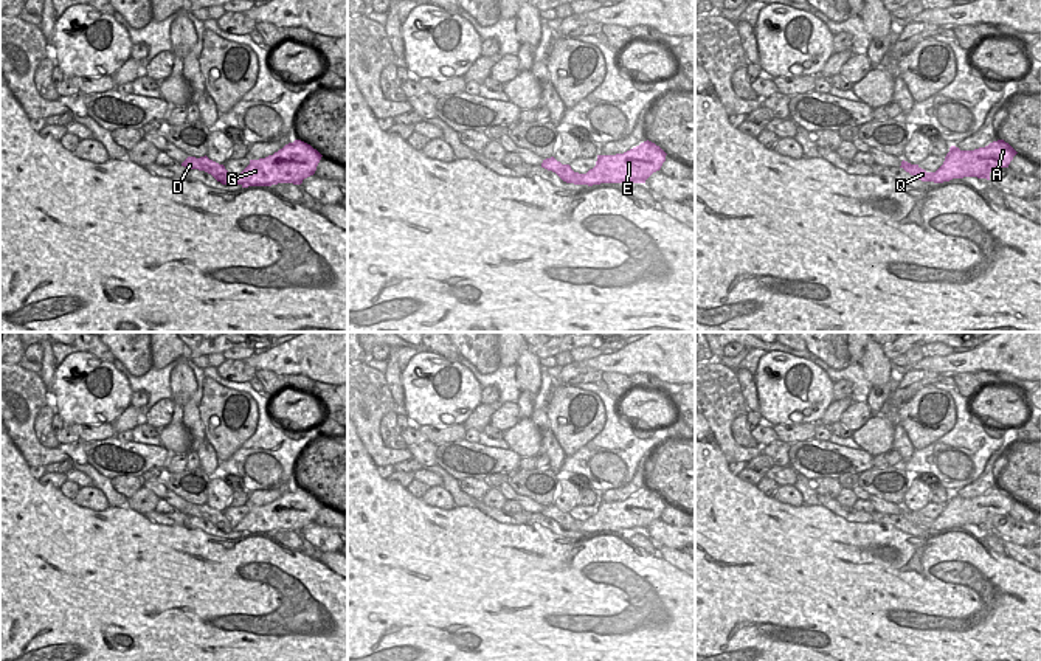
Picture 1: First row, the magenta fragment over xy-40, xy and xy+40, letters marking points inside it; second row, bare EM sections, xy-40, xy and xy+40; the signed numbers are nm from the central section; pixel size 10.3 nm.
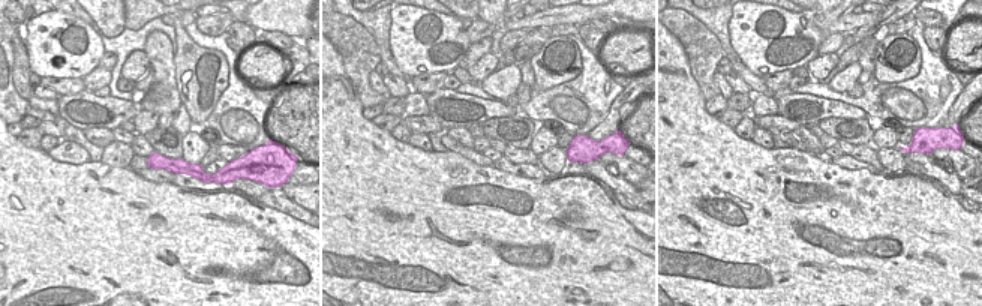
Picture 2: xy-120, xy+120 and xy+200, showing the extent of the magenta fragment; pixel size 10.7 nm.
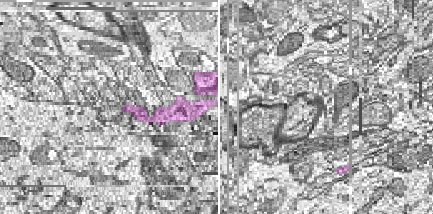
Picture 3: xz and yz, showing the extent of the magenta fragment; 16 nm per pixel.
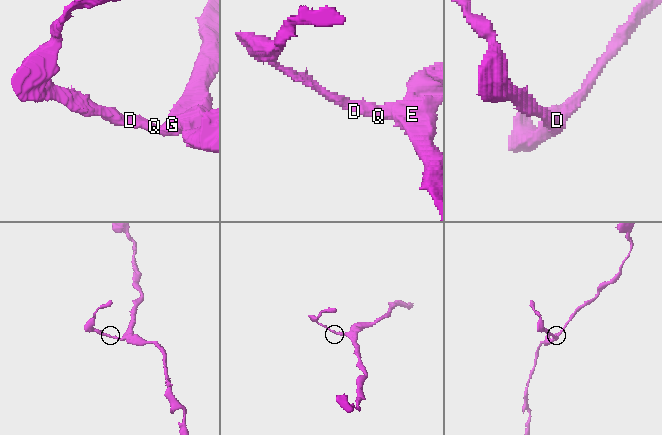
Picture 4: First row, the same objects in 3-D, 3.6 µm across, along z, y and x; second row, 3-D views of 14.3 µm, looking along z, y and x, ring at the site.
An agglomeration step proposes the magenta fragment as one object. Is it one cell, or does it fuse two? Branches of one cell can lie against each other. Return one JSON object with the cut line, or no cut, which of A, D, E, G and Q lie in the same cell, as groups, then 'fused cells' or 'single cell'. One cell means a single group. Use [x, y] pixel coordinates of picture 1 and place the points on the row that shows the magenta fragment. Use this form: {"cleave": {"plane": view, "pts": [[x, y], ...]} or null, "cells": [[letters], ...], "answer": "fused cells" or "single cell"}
{"cleave": null, "cells": [["A", "D", "E", "G", "Q"]], "answer": "single cell"}

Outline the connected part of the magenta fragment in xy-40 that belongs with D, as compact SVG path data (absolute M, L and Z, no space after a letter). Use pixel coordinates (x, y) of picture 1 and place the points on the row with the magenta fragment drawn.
M295 140L282 149L250 164L234 178L223 164L209 160L206 155L188 157L182 166L211 174L222 185L271 186L278 183L301 185L304 178L315 174L321 154L310 144Z

